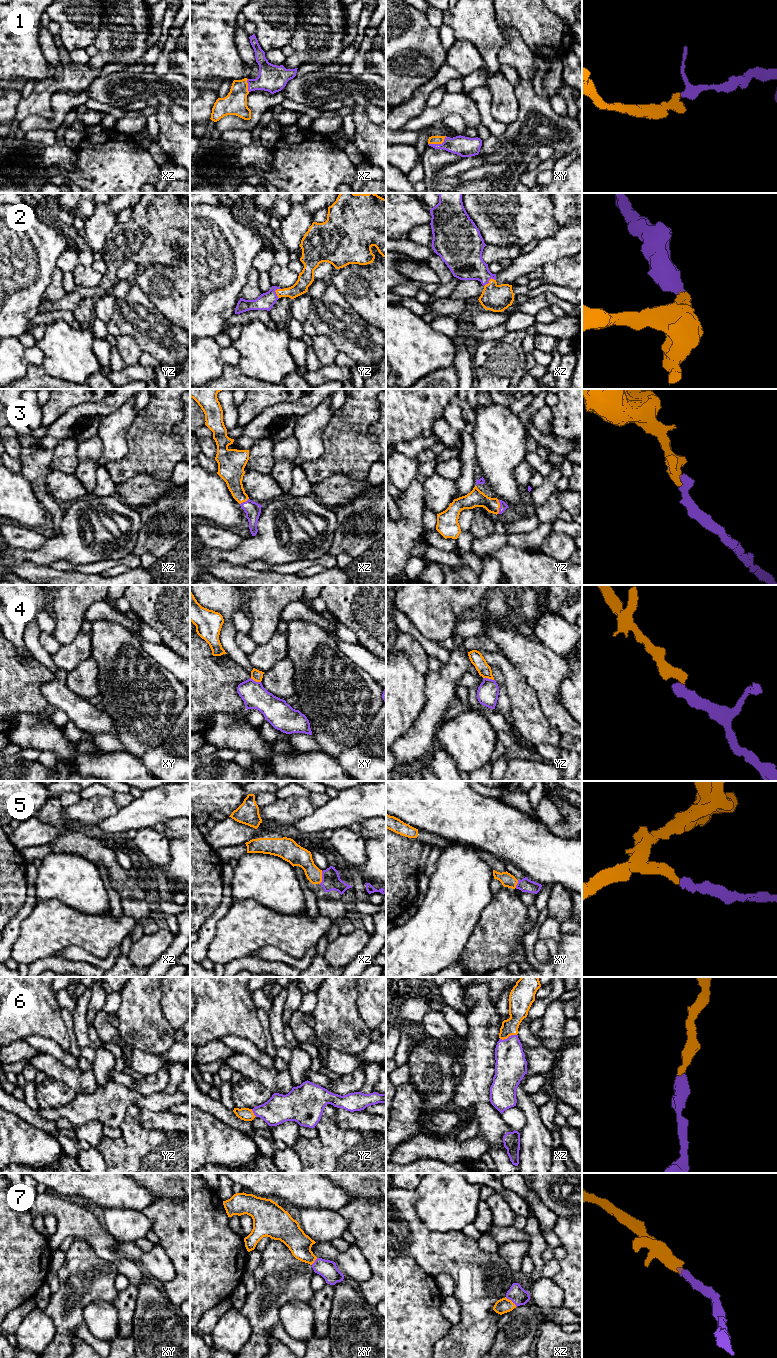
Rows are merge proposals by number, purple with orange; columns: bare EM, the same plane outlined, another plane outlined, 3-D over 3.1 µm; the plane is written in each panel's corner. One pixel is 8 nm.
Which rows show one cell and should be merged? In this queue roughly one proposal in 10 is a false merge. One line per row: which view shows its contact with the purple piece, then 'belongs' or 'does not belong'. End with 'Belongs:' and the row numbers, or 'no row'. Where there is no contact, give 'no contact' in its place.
1: meets purple in xy; belongs
2: meets purple in xz; belongs
3: meets purple in yz; belongs
4: meets purple in xy; belongs
5: meets purple in xz; belongs
6: meets purple in xz; belongs
7: meets purple in xz; belongs
Belongs: 1, 2, 3, 4, 5, 6, 7

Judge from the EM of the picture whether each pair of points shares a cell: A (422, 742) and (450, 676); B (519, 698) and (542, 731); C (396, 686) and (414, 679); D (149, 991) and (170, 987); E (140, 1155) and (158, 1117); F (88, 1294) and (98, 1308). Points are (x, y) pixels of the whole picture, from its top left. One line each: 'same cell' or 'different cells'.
A: same cell
B: same cell
C: same cell
D: different cells
E: different cells
F: different cells

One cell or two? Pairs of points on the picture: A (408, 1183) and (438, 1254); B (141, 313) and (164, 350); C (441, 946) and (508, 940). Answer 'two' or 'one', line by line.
A: two
B: one
C: two

